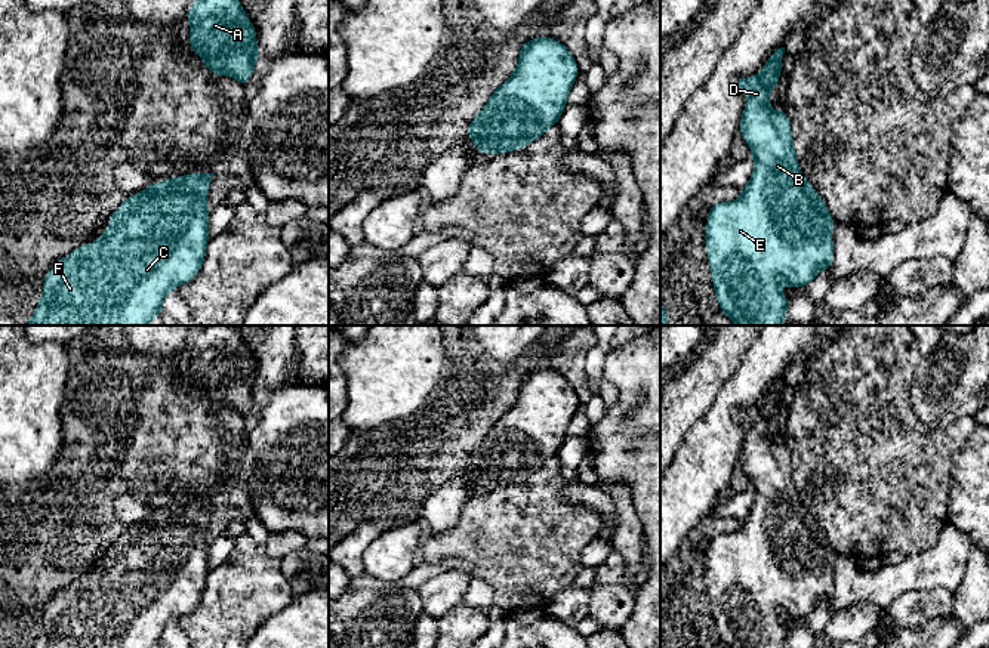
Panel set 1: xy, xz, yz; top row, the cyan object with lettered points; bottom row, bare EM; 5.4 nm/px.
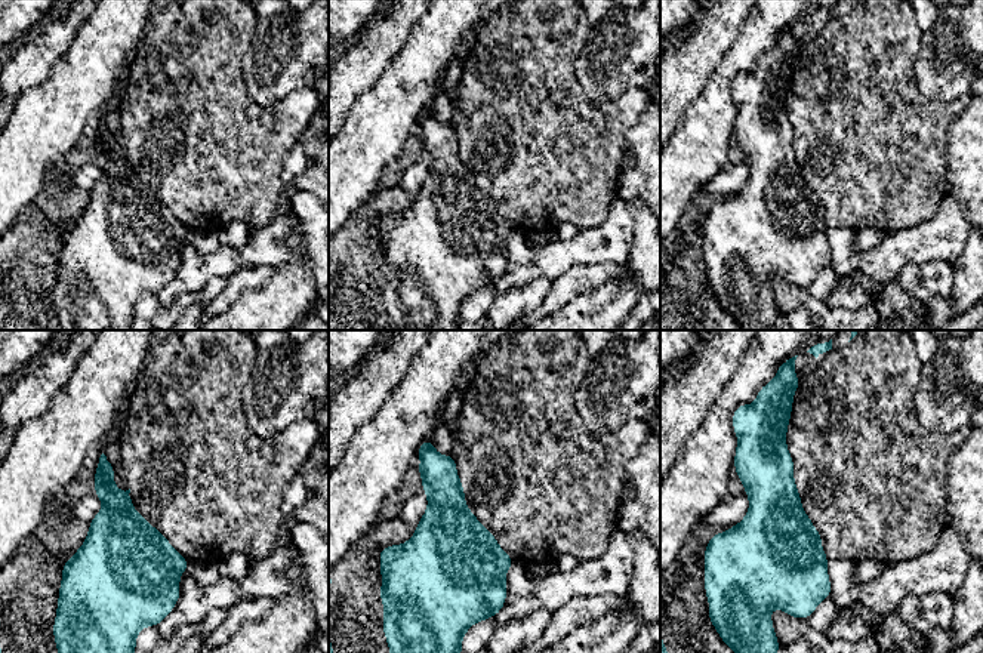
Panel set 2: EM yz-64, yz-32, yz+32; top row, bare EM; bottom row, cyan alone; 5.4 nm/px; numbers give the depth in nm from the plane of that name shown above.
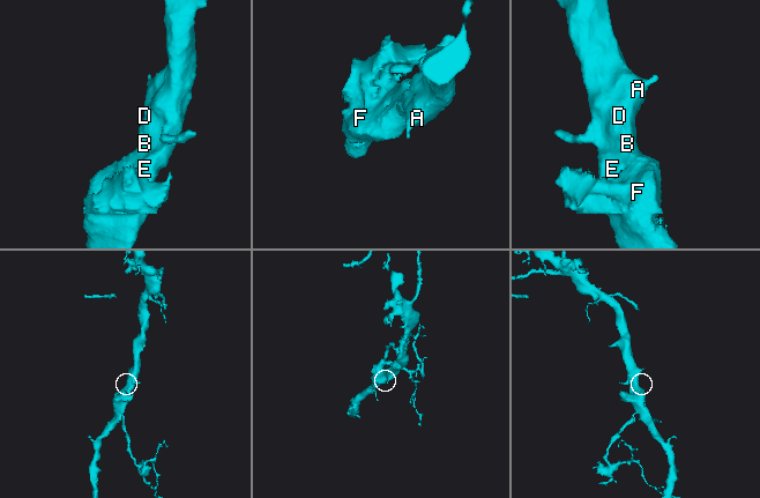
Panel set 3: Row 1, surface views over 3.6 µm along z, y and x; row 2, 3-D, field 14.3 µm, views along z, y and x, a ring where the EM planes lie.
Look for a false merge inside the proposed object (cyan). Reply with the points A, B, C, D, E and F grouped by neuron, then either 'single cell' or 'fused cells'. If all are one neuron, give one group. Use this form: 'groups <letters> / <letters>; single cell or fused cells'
groups A B C D E F; single cell

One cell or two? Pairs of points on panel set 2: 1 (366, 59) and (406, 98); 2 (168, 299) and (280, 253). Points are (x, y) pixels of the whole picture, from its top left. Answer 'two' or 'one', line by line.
1: two
2: one

